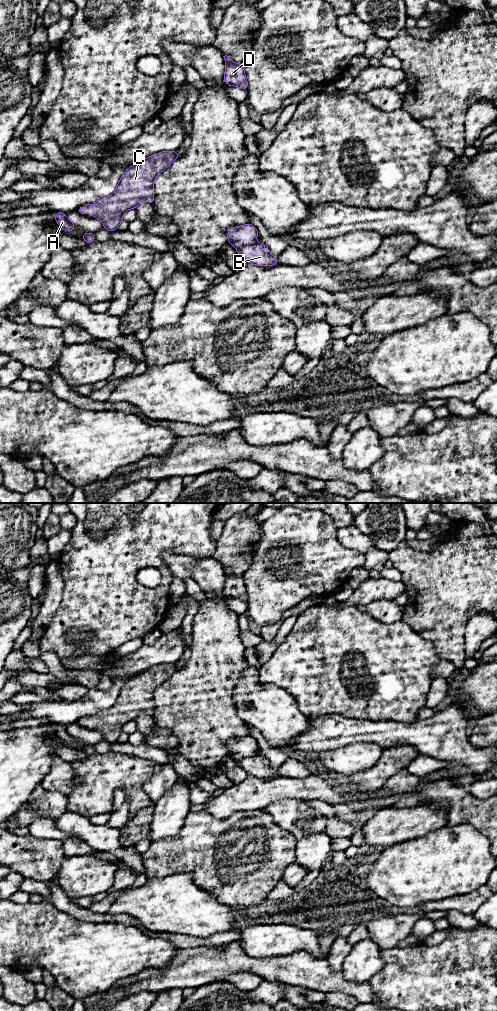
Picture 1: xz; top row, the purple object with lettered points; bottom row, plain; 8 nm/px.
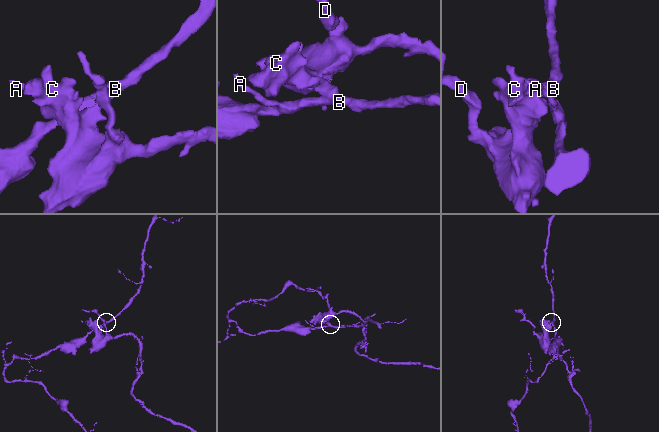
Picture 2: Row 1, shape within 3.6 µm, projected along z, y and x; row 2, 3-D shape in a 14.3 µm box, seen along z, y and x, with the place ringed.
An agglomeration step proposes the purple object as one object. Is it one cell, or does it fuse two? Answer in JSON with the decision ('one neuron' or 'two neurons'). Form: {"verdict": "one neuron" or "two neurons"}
{"verdict": "two neurons"}

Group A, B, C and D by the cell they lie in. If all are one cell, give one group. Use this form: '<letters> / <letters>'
A B / C D

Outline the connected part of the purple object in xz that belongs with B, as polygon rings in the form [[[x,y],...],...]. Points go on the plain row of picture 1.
[[[262,755],[243,758],[237,761],[238,766],[248,775],[257,778],[273,778],[278,776],[278,770],[270,766],[269,760]]]

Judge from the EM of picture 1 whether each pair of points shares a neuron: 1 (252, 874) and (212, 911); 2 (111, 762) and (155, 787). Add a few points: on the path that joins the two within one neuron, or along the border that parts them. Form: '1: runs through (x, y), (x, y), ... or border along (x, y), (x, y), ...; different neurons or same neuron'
1: border along (202, 888), (209, 891), (221, 903), (235, 907); different neurons
2: border along (149, 777), (143, 784), (143, 791), (150, 801); different neurons

